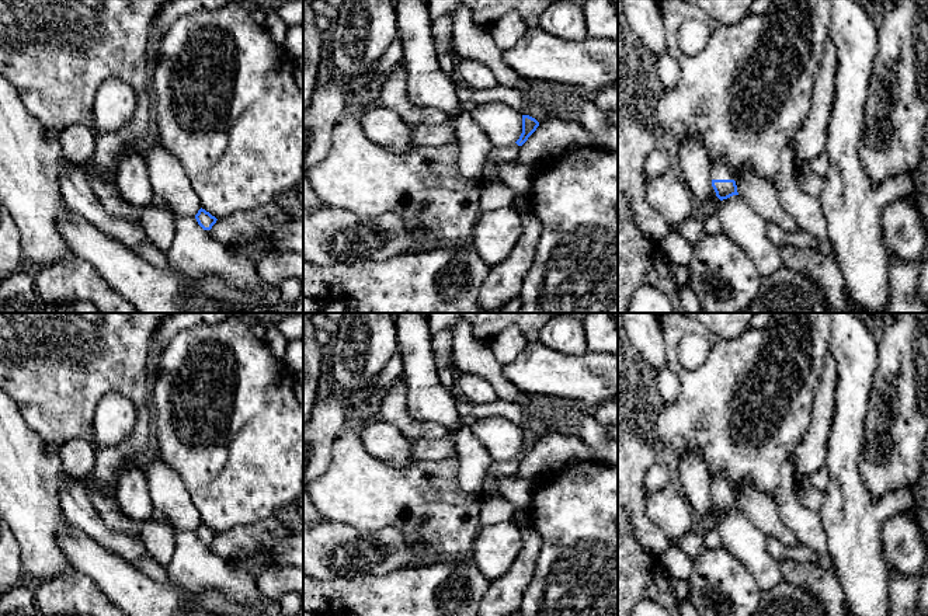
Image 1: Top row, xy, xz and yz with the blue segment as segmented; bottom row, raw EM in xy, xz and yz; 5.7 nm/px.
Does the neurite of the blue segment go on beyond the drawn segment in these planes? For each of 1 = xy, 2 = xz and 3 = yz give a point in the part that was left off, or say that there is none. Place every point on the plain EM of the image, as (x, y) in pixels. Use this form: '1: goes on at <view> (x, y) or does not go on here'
1: does not go on here
2: goes on at xz (497, 469)
3: goes on at yz (719, 484)

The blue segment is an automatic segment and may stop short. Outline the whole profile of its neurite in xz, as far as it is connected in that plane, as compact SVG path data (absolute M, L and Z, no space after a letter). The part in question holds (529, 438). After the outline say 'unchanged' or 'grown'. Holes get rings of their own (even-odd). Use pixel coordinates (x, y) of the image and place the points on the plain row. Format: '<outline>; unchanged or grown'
M522 429L522 448L519 453L512 459L510 459L508 462L493 462L487 469L482 491L484 497L498 494L498 491L496 490L491 481L496 477L515 476L521 460L528 455L528 452L536 445L538 441L539 436L535 432L529 429Z; grown

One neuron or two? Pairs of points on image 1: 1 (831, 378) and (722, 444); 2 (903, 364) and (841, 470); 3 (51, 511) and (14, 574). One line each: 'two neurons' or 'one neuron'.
1: two neurons
2: two neurons
3: two neurons

